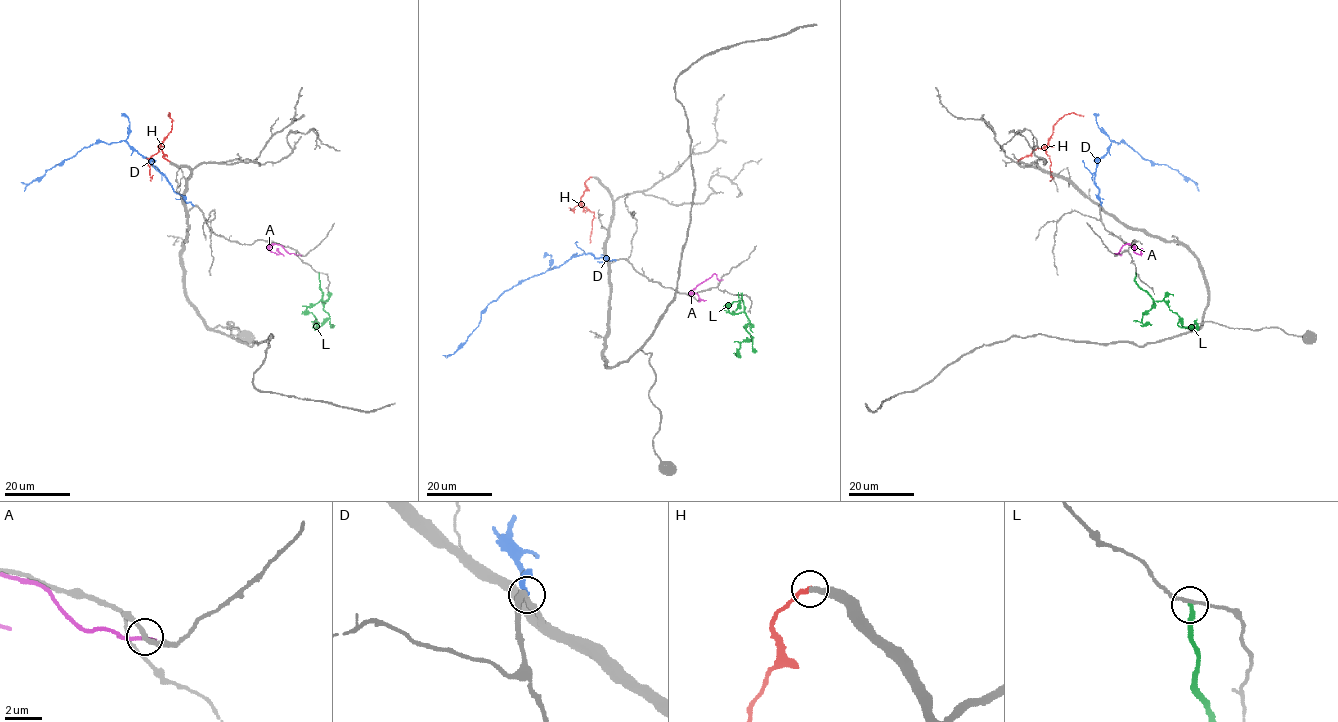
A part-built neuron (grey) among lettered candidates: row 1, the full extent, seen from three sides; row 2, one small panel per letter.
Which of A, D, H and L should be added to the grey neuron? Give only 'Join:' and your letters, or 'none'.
Join: none

